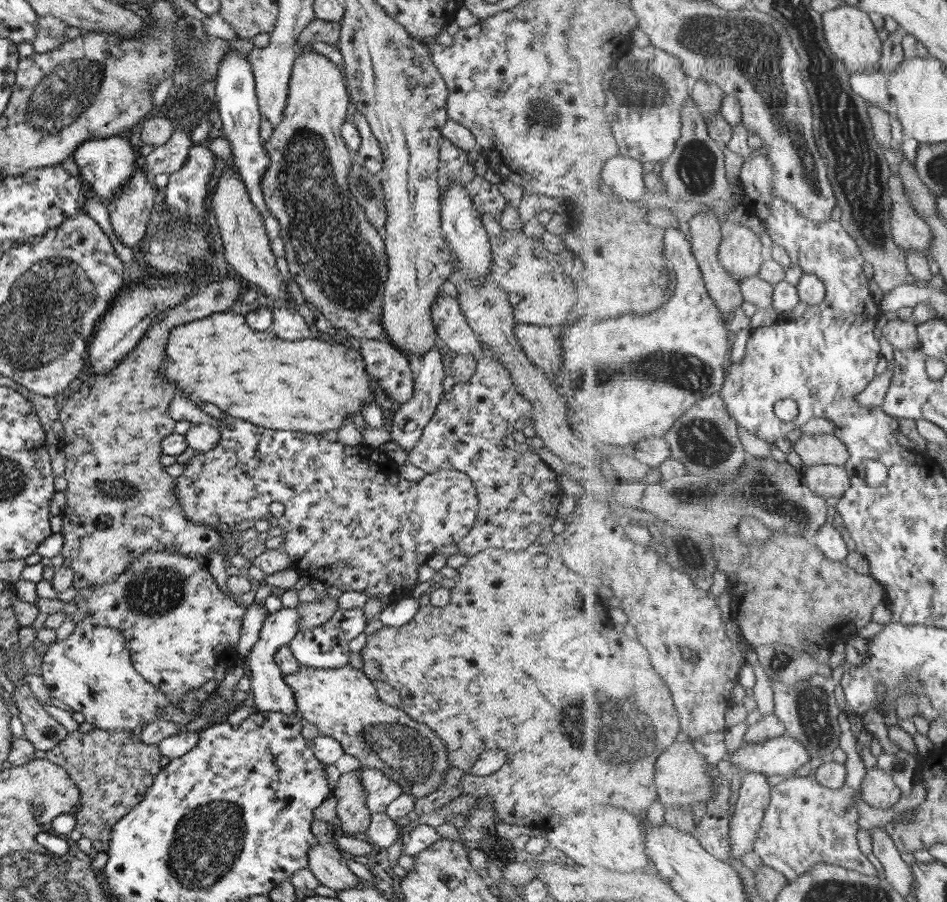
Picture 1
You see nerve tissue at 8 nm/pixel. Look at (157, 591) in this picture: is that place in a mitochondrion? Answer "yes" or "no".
yes

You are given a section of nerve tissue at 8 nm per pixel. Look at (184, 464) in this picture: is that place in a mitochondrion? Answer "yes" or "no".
no

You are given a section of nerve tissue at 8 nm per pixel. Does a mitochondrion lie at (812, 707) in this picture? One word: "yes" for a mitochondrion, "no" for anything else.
yes

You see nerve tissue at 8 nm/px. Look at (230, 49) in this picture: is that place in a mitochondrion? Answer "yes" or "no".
no

